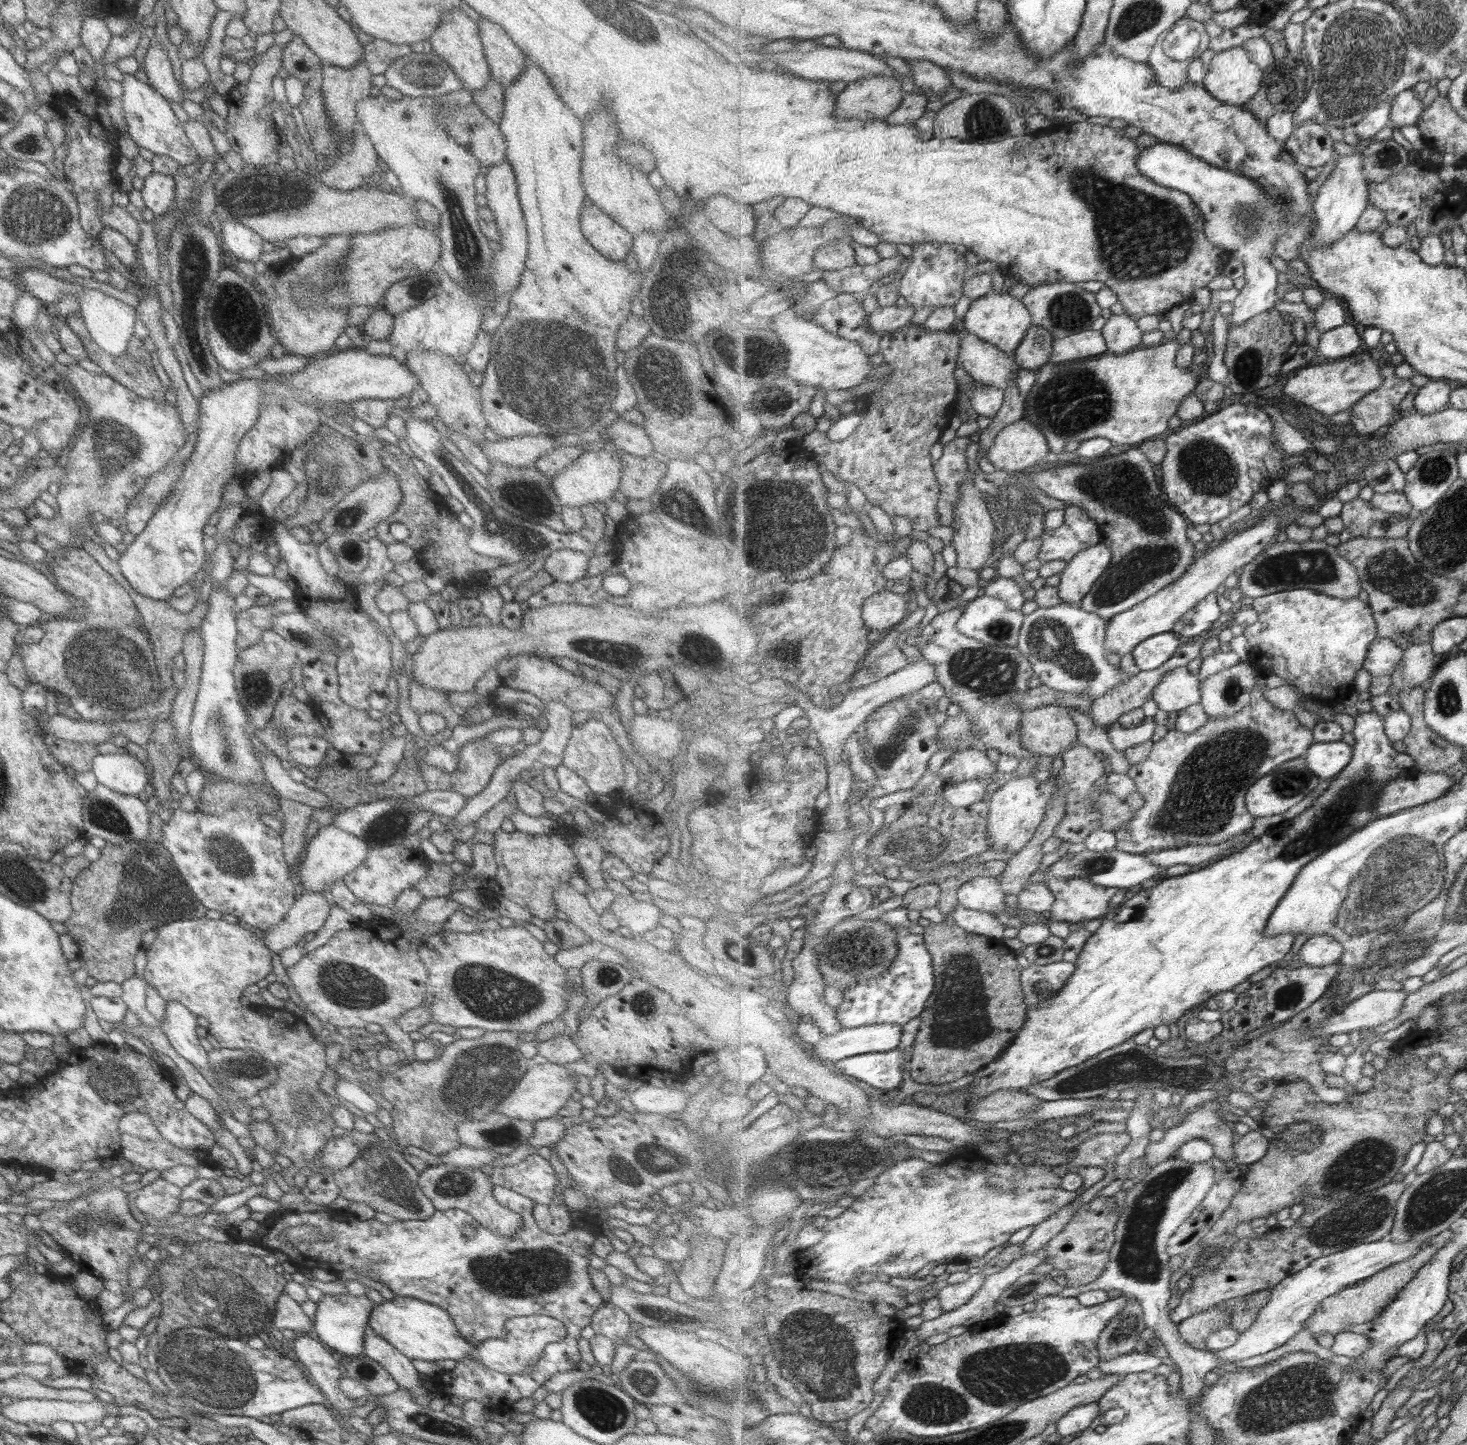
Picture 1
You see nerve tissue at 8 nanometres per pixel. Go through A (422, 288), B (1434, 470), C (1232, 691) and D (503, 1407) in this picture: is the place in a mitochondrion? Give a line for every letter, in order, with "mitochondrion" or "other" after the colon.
A: mitochondrion
B: mitochondrion
C: mitochondrion
D: other

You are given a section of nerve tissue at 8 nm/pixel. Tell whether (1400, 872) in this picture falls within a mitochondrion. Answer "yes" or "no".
yes

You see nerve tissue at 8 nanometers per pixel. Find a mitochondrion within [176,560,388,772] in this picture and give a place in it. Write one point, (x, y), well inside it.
(257, 689)

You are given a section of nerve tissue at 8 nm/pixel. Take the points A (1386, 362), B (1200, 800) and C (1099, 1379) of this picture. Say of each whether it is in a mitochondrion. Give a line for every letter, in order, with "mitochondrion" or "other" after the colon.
A: other
B: mitochondrion
C: other

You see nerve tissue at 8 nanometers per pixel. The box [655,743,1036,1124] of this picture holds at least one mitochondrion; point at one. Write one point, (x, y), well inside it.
(960, 1019)

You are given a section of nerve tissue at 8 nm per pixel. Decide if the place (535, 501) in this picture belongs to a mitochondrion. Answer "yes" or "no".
no

